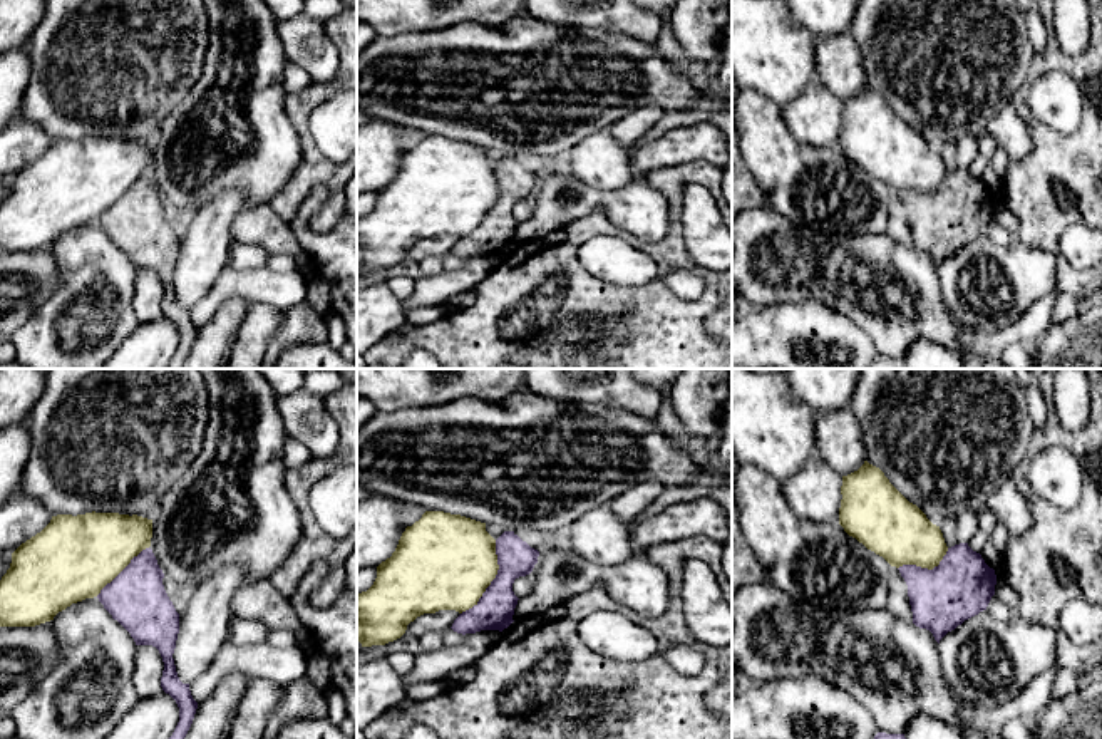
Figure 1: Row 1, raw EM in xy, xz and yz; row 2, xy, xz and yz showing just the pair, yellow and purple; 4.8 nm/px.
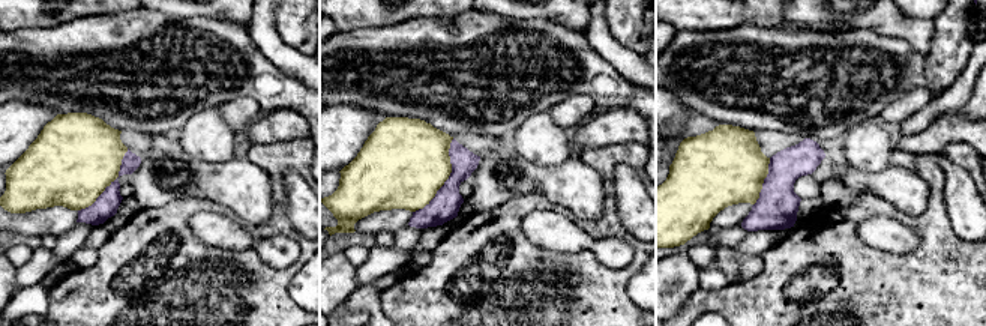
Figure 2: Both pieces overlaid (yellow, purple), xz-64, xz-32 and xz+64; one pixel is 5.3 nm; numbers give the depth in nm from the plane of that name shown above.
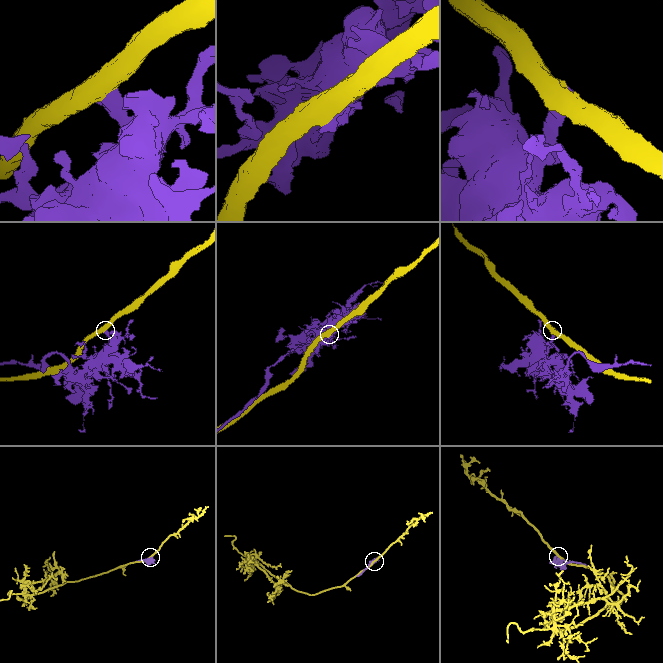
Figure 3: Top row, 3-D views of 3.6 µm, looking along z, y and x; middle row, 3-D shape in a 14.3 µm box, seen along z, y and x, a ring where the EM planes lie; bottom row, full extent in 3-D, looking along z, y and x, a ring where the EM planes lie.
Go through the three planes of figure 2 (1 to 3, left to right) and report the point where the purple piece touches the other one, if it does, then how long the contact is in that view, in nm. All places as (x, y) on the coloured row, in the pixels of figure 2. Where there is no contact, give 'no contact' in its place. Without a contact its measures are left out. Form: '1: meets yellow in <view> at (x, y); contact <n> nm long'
1: meets yellow in xz-64 at (110, 184); contact 420 nm long
2: meets yellow in xz-32 at (447, 178); contact 460 nm long
3: meets yellow in xz+64 at (763, 182); contact 280 nm long

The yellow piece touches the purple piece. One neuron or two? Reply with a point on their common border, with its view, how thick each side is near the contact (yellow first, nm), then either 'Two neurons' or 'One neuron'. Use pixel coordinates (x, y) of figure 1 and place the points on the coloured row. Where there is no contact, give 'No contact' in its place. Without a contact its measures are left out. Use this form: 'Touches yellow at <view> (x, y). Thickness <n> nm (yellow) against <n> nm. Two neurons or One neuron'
Touches yellow at xz (494, 577). Thickness 460 nm (yellow) against 180 nm. Two neurons

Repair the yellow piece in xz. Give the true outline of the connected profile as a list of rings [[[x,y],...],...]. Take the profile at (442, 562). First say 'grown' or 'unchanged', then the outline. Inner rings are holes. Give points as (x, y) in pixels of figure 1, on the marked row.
unchanged | [[[425,511],[419,521],[405,528],[392,556],[377,566],[373,585],[357,595],[357,640],[362,647],[385,645],[400,638],[407,625],[424,613],[462,613],[477,605],[497,570],[496,540],[486,531],[486,523],[444,511]]]

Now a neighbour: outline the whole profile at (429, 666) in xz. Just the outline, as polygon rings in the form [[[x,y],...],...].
[[[499,630],[466,633],[457,647],[417,654],[414,669],[402,675],[404,689],[420,682],[442,680],[452,670],[471,667],[497,642],[499,633]]]

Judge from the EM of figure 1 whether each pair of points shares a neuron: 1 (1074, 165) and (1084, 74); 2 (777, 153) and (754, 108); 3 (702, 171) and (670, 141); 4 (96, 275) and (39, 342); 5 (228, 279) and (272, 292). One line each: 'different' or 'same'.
1: same
2: same
3: different
4: same
5: same

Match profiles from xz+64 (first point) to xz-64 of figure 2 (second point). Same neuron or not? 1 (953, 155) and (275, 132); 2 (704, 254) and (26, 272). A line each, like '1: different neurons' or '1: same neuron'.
1: different neurons
2: different neurons

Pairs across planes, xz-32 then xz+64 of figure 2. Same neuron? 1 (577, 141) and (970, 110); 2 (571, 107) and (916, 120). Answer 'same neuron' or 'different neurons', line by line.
1: different neurons
2: different neurons

